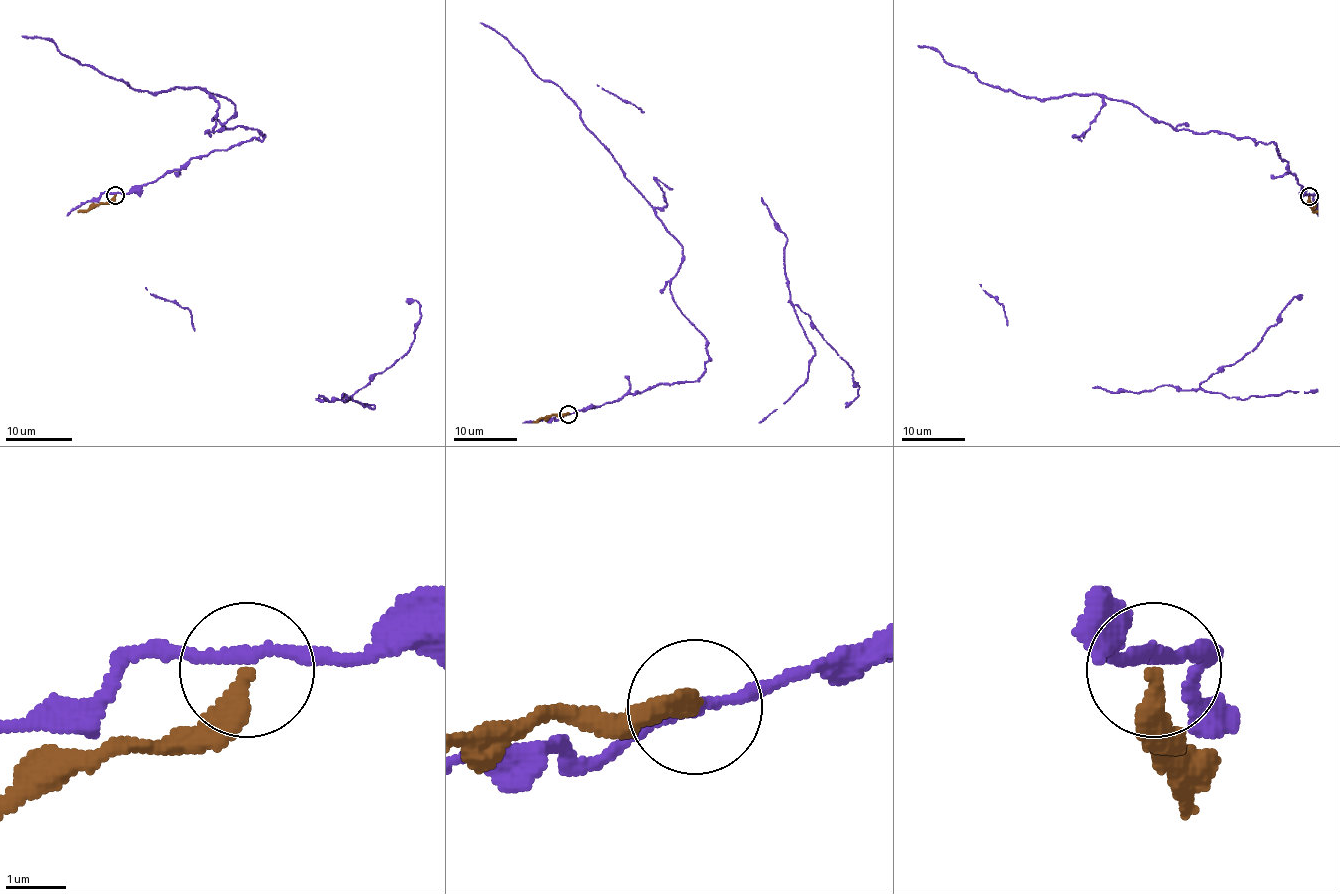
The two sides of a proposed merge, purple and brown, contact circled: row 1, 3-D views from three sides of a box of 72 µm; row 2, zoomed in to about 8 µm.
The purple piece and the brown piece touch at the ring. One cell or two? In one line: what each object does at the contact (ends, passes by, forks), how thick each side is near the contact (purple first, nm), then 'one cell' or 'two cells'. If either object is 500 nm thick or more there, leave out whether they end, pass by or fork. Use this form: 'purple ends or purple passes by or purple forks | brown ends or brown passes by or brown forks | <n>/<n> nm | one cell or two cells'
purple passes by | brown ends | 180/340 nm | two cells

